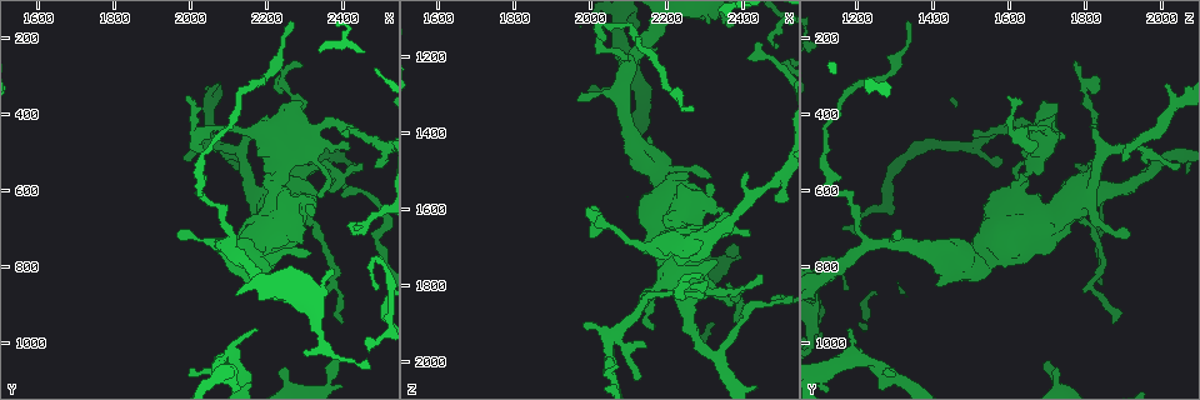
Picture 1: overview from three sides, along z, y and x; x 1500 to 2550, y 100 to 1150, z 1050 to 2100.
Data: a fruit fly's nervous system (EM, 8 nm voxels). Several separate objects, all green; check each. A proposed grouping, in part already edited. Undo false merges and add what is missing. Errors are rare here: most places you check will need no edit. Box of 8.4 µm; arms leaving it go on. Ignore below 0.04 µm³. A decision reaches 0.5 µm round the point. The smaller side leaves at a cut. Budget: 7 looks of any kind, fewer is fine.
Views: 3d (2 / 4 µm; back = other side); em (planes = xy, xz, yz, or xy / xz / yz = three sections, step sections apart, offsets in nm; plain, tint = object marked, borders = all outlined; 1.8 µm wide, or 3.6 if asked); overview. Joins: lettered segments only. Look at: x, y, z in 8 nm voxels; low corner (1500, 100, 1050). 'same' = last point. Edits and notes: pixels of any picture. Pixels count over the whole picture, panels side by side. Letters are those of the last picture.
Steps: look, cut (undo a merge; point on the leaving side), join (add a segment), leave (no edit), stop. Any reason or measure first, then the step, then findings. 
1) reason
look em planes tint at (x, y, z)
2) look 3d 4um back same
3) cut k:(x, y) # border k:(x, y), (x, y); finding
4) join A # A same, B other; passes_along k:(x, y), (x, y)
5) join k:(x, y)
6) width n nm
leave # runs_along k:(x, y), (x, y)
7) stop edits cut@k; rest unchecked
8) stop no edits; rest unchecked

an open end
look 3d 2um at (2390, 1045, 1695)

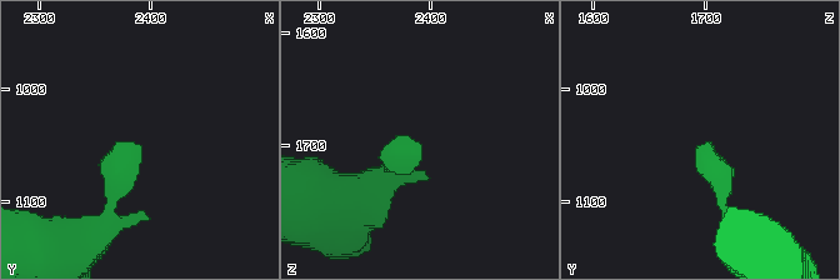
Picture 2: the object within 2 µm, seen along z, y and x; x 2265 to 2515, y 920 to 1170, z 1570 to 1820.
need the tissue
look em planes borders at (2390, 1050, 1702)

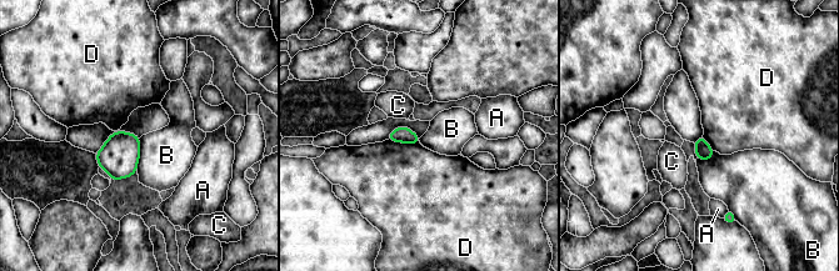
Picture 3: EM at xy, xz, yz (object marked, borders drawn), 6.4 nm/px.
leave # A other, B other, C other, D other; border 3:(140, 137), (140, 159), (136, 170); no lettered segment goes on from it

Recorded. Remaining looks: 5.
an open end
look em xz step 16 tint at (2170, 715, 1920)

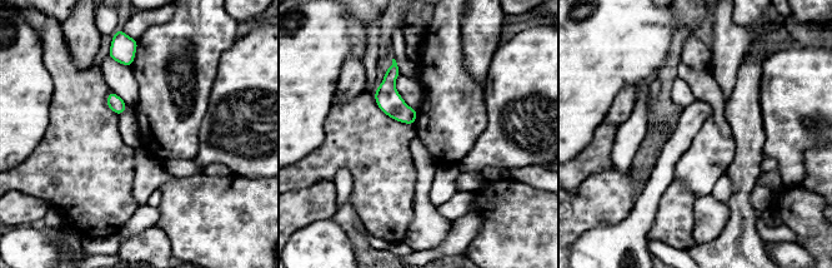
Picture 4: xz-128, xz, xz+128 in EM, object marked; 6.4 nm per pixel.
cut it another way
look em planes tint same

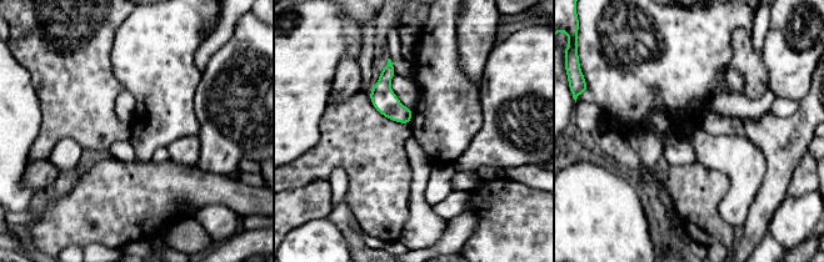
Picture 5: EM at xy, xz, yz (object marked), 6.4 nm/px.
look em planes borders same

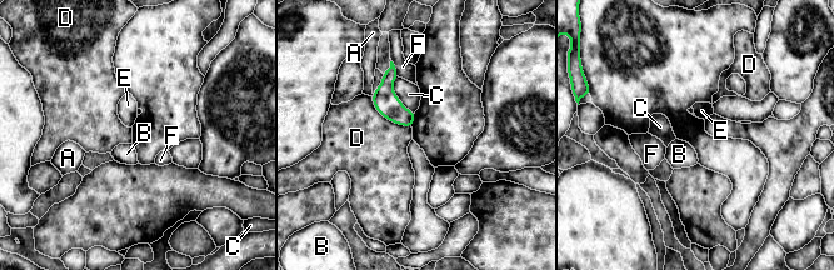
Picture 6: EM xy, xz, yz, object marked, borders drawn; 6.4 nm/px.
leave # A other, B other, C other, D other, E other, F other; border 6:(371, 96), (384, 116), (410, 126); no lettered segment goes on from it

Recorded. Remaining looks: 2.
sudden change in width
look 3d 4um at (2075, 445, 1655)

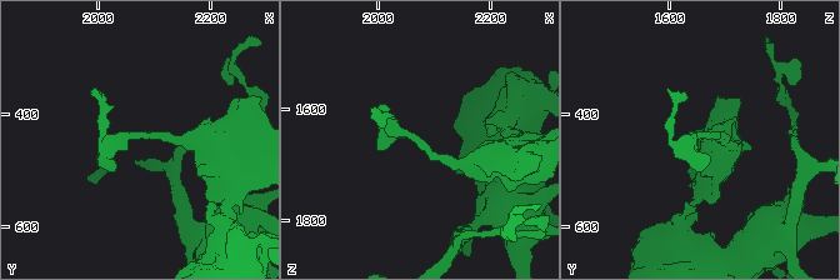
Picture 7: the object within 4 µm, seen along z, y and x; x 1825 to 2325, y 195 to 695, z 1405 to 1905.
shape alone is not enough
look em xz step 4 borders at (2070, 435, 1660)

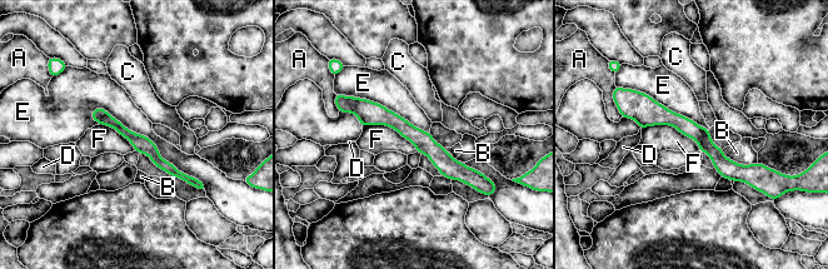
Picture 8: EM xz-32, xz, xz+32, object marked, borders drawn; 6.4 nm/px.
width 110 nm
leave # A other, B other, C other, D other, E other, F other; border 8:(642, 128), (673, 125), (699, 150); continuous, no second neuron

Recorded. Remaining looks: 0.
stop no edits; rest unchecked

